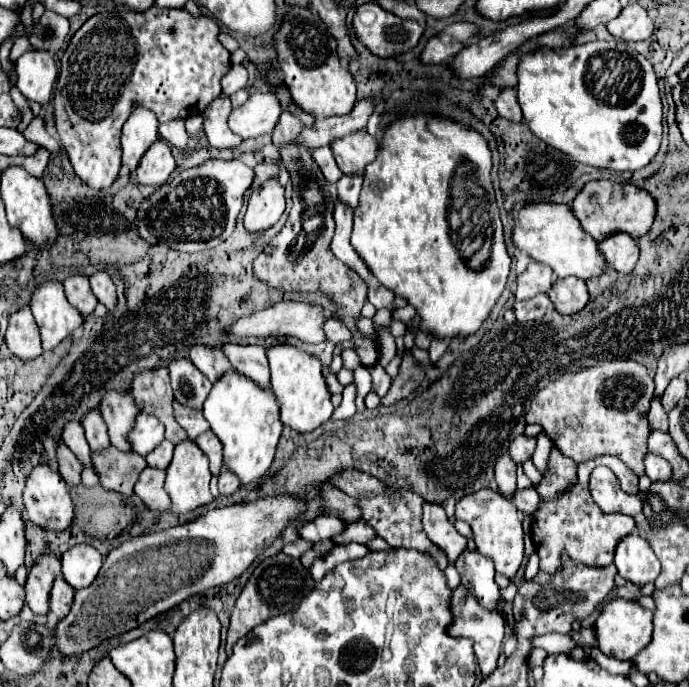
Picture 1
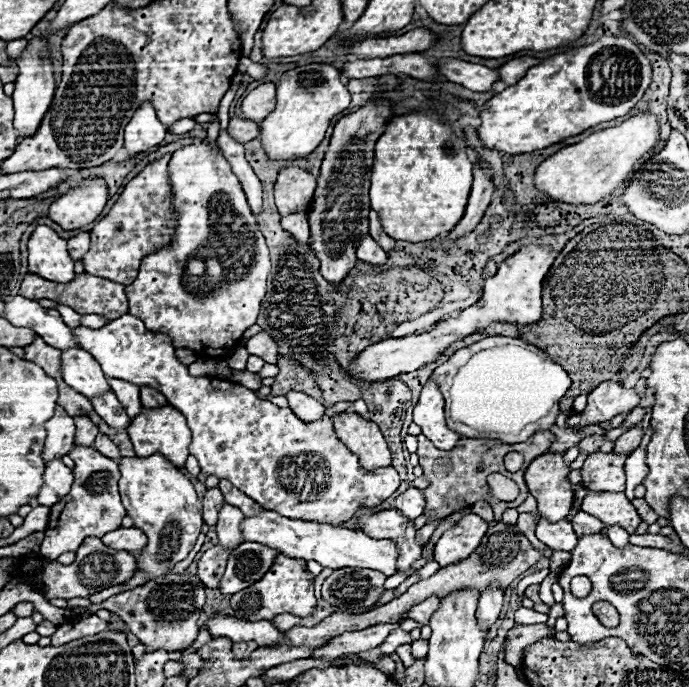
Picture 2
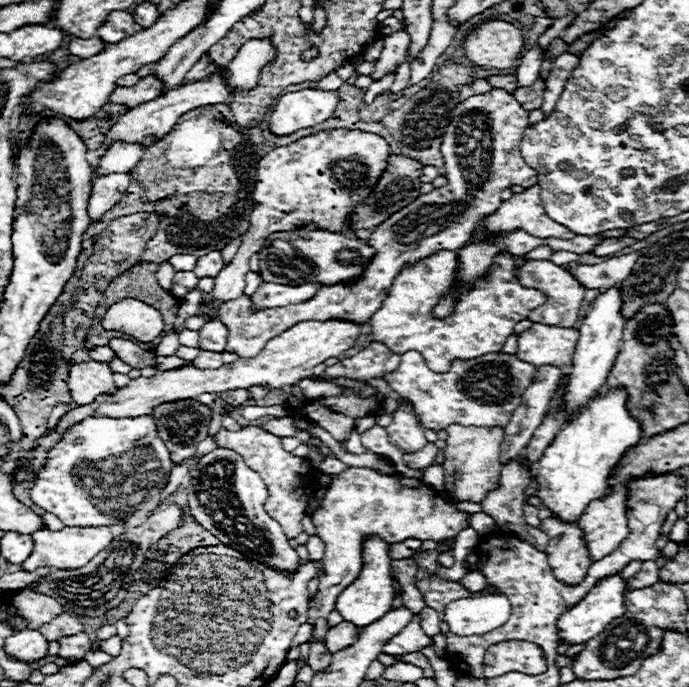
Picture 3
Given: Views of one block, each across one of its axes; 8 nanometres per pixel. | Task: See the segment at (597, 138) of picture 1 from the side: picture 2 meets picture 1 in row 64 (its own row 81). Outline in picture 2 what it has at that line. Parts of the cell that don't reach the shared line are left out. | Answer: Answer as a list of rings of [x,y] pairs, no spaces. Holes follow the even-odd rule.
[[[600,36],[592,44],[568,48],[566,52],[544,58],[540,64],[532,66],[520,82],[508,86],[504,92],[490,98],[484,104],[484,110],[480,112],[482,126],[478,128],[478,136],[486,148],[500,150],[506,154],[528,154],[534,150],[542,150],[564,138],[582,134],[584,130],[600,122],[610,122],[620,116],[626,116],[642,100],[650,82],[652,62],[632,38]]]

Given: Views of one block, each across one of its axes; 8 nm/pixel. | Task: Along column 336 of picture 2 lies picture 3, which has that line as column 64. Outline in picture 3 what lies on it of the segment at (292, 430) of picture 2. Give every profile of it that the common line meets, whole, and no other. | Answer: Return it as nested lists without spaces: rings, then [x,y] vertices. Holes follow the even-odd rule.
[[[152,414],[138,418],[84,418],[48,452],[48,462],[36,478],[30,498],[46,512],[58,516],[66,526],[110,526],[128,520],[146,498],[156,496],[168,484],[172,466],[170,458],[162,458],[162,440]]]

